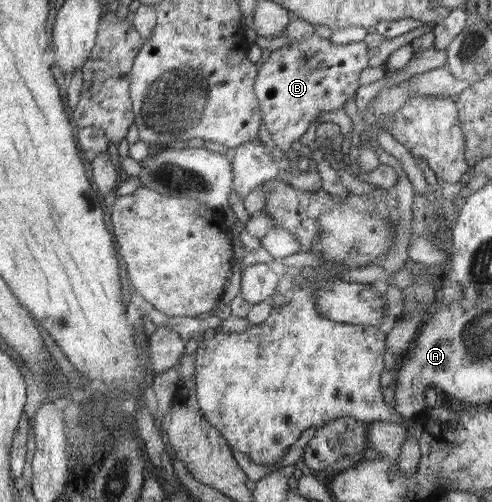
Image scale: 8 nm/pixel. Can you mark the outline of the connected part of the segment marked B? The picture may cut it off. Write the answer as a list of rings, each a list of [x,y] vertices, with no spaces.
[[[314,34],[308,38],[305,38],[304,40],[290,41],[290,43],[292,43],[290,47],[287,47],[286,44],[282,48],[274,50],[266,62],[261,61],[260,59],[260,62],[257,64],[257,66],[260,66],[260,69],[257,69],[257,75],[254,83],[254,96],[256,96],[256,100],[259,102],[261,117],[263,118],[264,122],[266,122],[266,128],[269,130],[272,140],[274,140],[274,142],[280,146],[284,152],[291,148],[290,146],[292,146],[292,142],[294,142],[294,140],[300,139],[306,130],[310,128],[311,122],[316,121],[319,124],[322,123],[318,119],[320,118],[321,112],[334,112],[334,110],[341,109],[343,108],[344,104],[346,104],[346,101],[356,96],[356,92],[359,87],[358,78],[360,76],[360,72],[369,66],[369,56],[367,52],[368,48],[364,41],[352,44],[332,44],[329,39],[324,39],[317,34]]]

